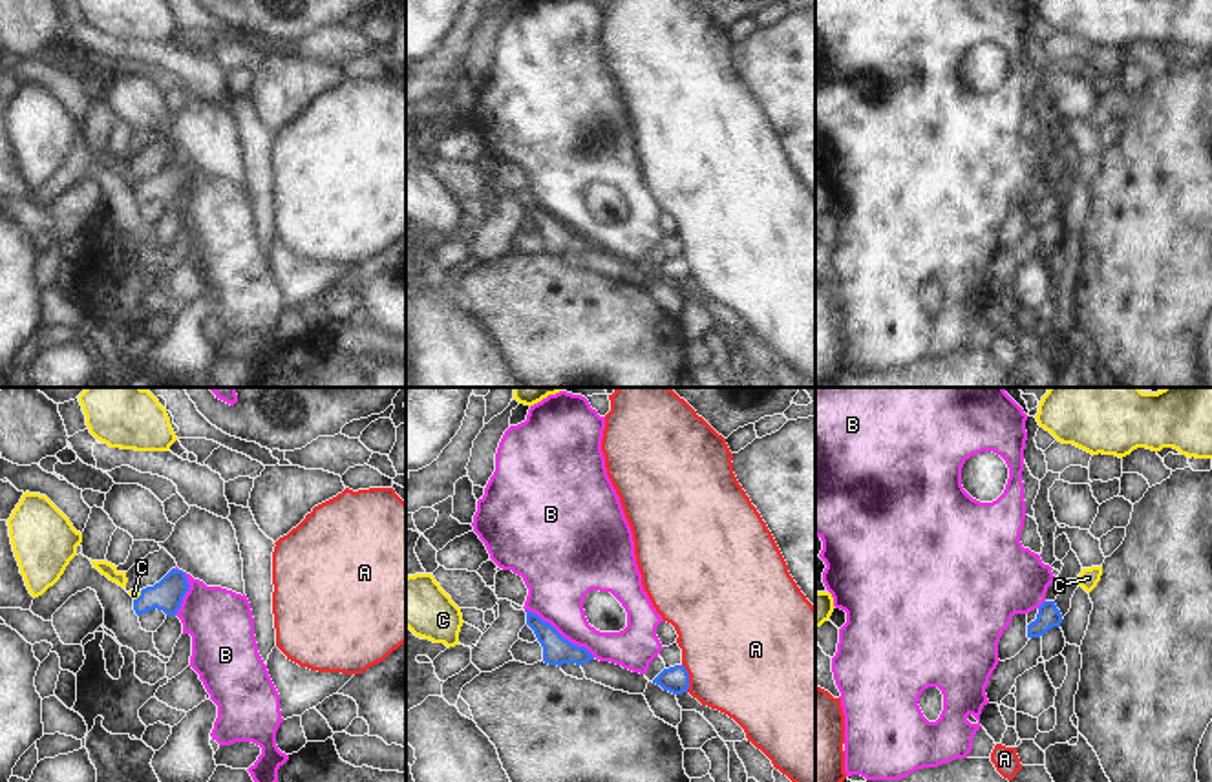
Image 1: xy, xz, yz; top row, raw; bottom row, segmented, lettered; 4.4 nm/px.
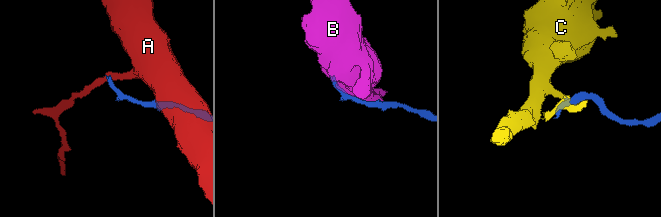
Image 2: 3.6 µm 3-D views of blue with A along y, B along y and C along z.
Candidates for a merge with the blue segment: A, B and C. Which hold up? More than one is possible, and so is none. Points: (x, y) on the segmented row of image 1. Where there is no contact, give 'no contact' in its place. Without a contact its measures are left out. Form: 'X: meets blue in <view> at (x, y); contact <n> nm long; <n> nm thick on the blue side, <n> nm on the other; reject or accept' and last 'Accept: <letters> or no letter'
A: meets blue in xz at (688, 678); contact 130 nm long; 120 nm thick on the blue side, 480 nm on the other; reject
B: meets blue in xz at (558, 633); contact 380 nm long; 130 nm thick on the blue side, 300 nm on the other; reject
C: meets blue in xy at (139, 596); contact 60 nm long; 140 nm thick on the blue side, 40 nm on the other; accept
Accept: C

